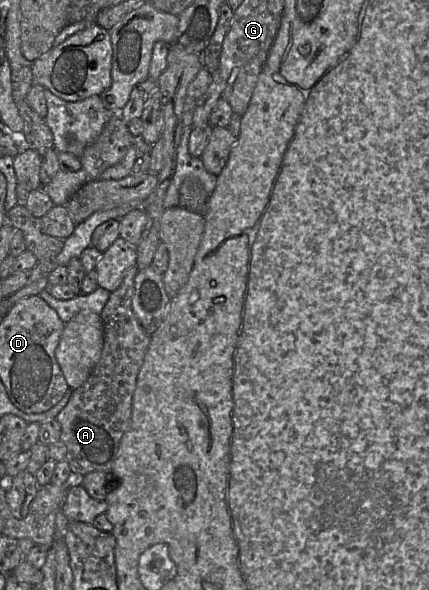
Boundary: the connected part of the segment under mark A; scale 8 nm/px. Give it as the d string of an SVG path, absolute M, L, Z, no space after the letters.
M132 266L119 288L110 293L100 317L103 322L103 349L101 357L92 373L82 386L72 391L66 406L57 415L61 426L60 441L66 447L66 458L74 478L83 478L94 471L111 472L120 440L130 426L133 396L137 377L146 355L151 335L149 335L136 318L132 309L134 281L138 268Z

